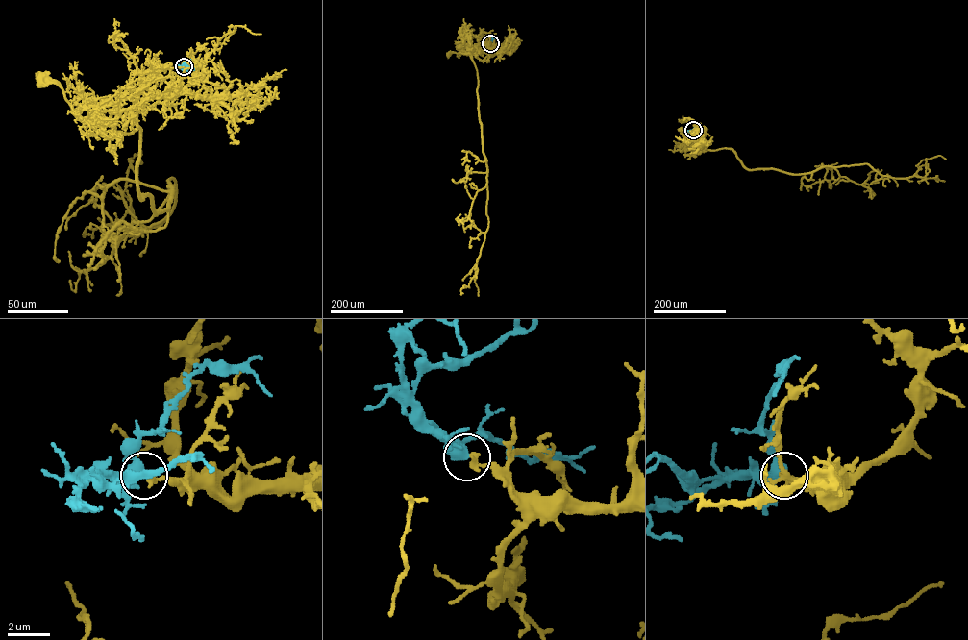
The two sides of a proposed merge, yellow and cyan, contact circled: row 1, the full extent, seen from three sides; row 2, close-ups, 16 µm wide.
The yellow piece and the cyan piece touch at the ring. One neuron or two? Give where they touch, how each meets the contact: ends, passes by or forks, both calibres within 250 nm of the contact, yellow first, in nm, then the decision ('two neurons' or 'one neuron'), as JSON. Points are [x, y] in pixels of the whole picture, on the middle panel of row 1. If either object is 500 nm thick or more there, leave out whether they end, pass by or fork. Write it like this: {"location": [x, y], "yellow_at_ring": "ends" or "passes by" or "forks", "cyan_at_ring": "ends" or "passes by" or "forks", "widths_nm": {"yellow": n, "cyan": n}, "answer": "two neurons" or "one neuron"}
{"location": [490, 43], "yellow_at_ring": "ends", "cyan_at_ring": "passes by", "widths_nm": {"yellow": 280, "cyan": 420}, "answer": "one neuron"}

